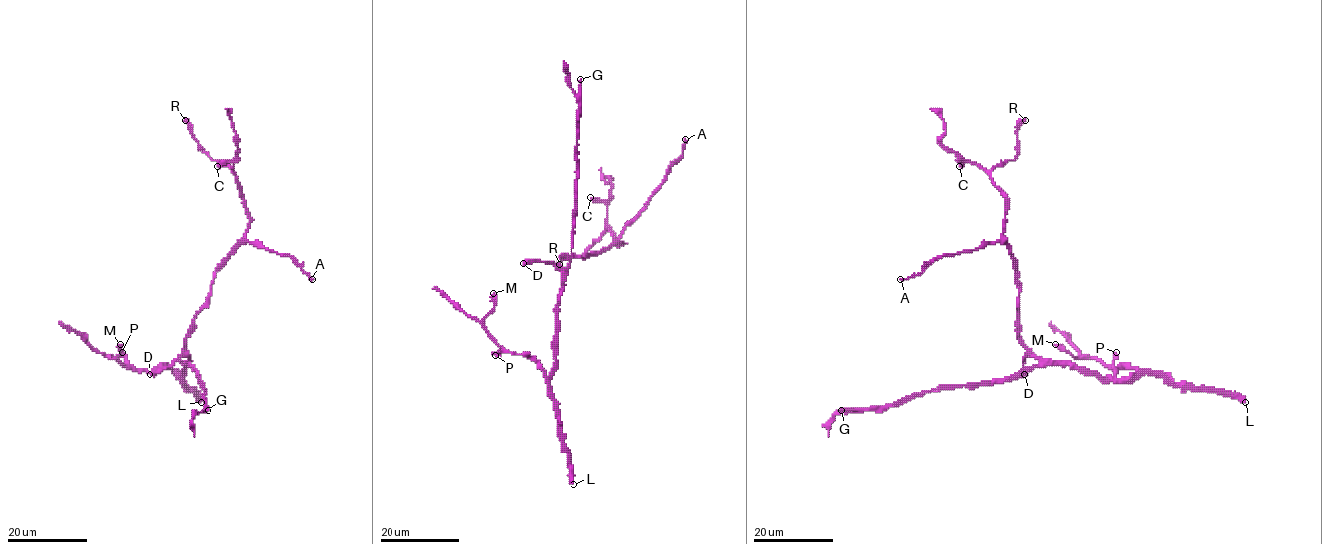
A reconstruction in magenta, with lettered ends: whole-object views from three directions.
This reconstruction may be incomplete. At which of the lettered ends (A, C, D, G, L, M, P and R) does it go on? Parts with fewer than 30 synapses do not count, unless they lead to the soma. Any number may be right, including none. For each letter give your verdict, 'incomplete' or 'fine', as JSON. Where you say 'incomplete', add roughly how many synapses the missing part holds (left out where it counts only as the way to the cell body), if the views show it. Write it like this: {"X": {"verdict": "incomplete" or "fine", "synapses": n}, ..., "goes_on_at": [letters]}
{"A": {"verdict": "fine"}, "C": {"verdict": "fine"}, "D": {"verdict": "fine"}, "G": {"verdict": "incomplete", "synapses": 60}, "L": {"verdict": "fine"}, "M": {"verdict": "fine"}, "P": {"verdict": "fine"}, "R": {"verdict": "fine"}, "goes_on_at": ["G"]}

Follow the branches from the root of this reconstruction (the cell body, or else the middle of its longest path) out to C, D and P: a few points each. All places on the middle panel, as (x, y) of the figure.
C: (559, 259), (584, 258), (616, 242), (623, 244), (614, 242), (608, 228), (607, 204), (590, 197)
D: (559, 259), (557, 267), (551, 262), (523, 263)
P: (559, 259), (562, 288), (558, 302), (556, 370), (547, 379), (540, 366), (530, 358), (503, 351), (495, 355)

